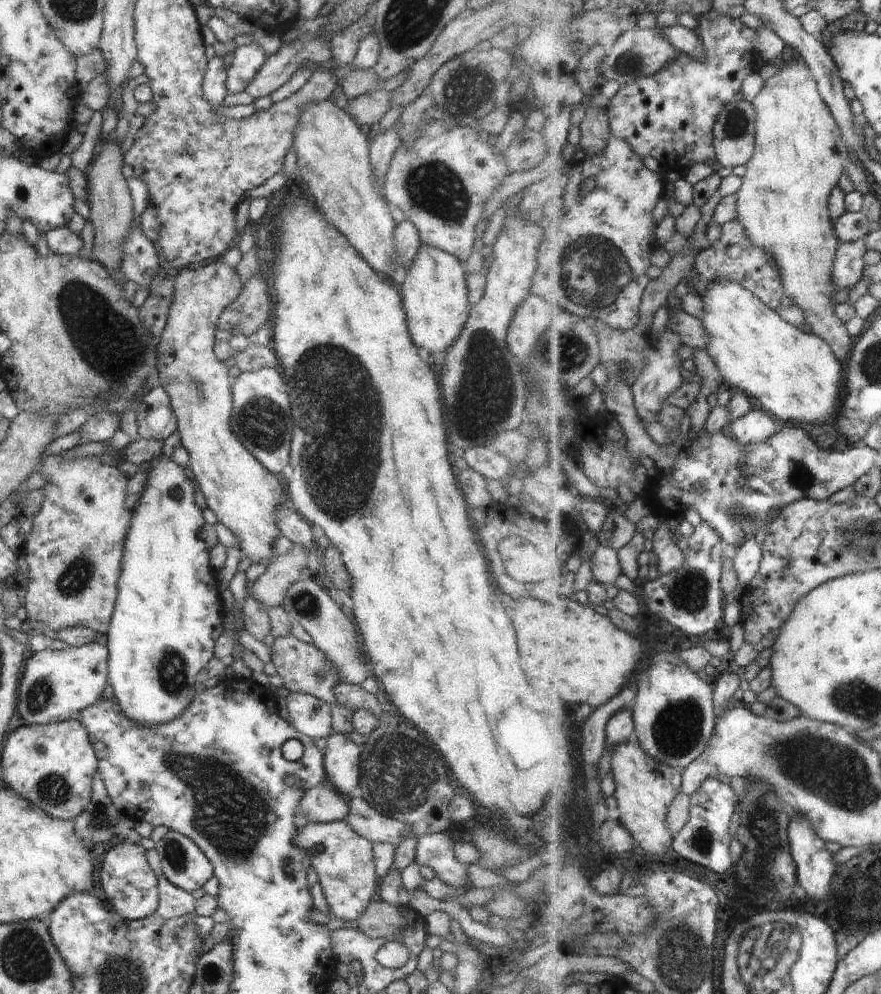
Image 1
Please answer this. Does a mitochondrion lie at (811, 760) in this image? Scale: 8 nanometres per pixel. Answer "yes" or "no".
yes

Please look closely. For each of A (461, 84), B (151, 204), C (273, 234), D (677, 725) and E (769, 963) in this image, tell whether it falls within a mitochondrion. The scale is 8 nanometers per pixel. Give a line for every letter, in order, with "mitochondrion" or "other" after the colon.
A: mitochondrion
B: other
C: other
D: mitochondrion
E: mitochondrion

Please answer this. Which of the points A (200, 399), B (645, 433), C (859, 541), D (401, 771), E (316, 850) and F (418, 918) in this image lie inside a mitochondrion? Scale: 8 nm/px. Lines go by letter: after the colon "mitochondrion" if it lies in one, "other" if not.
A: mitochondrion
B: other
C: mitochondrion
D: mitochondrion
E: other
F: other

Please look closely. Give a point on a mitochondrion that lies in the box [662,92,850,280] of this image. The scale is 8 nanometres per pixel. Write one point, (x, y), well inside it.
(737, 124)

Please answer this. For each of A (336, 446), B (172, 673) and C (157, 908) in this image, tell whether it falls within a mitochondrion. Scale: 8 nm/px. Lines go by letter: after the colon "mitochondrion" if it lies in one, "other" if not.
A: mitochondrion
B: mitochondrion
C: other

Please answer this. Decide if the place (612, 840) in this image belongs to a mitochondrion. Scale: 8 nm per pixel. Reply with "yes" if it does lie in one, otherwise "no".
no

